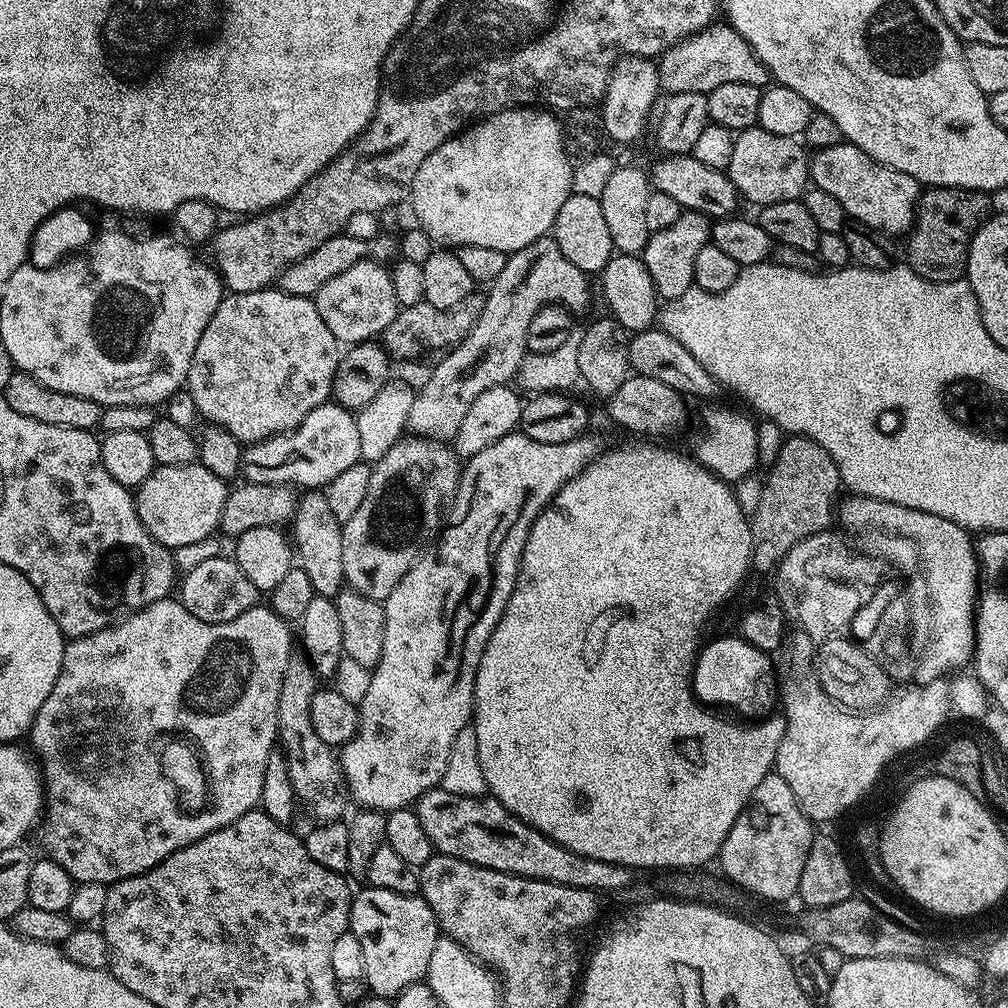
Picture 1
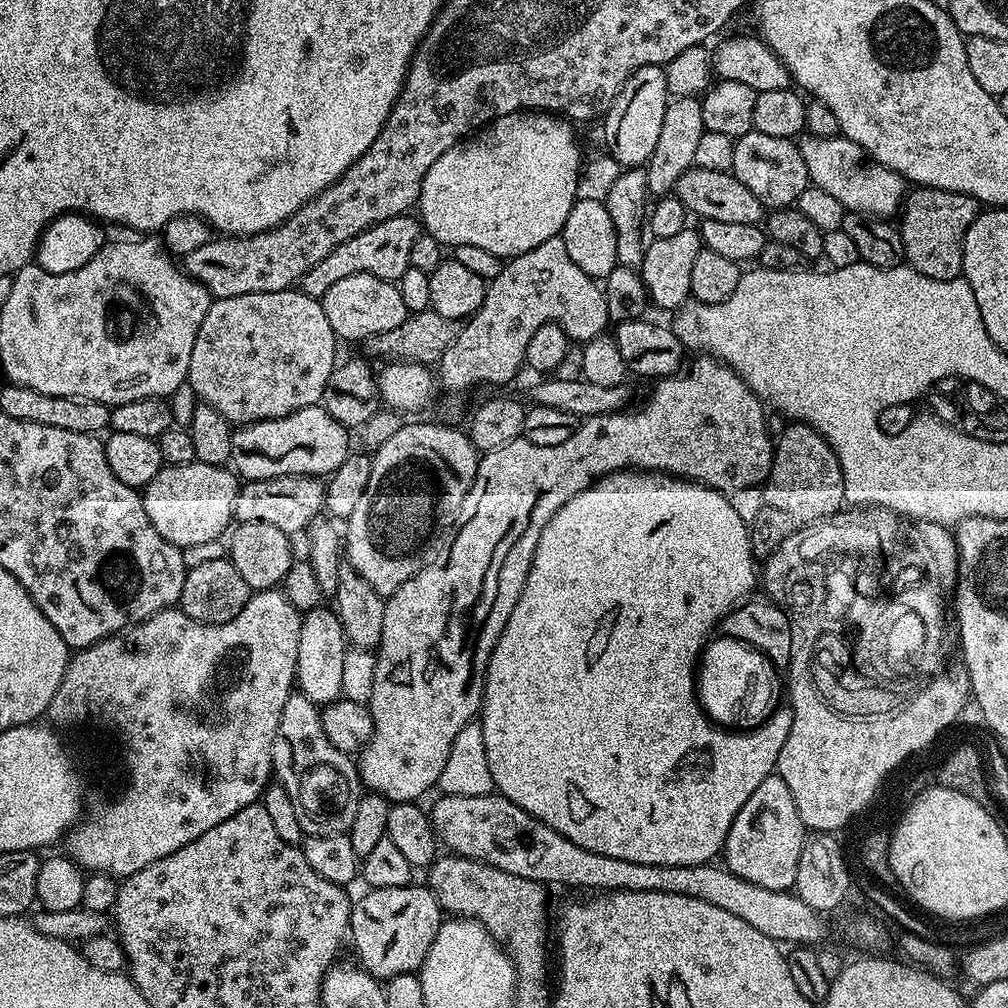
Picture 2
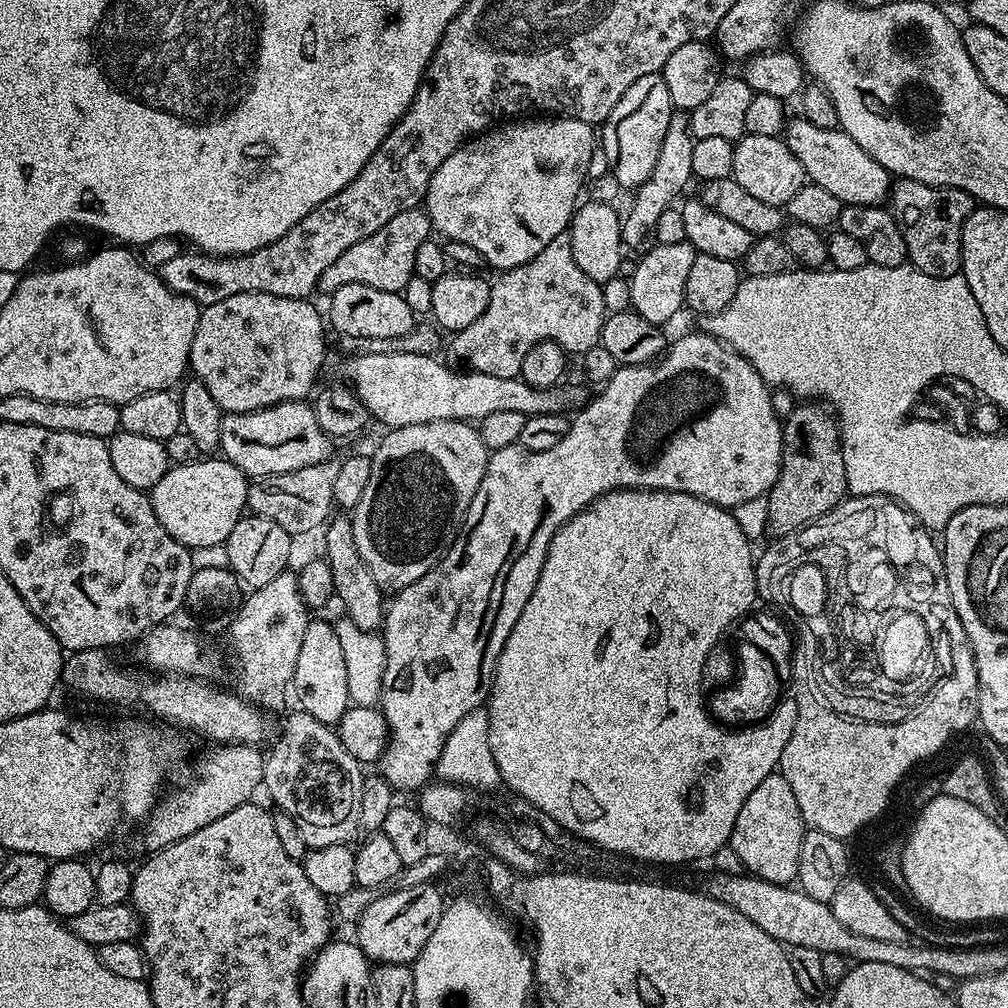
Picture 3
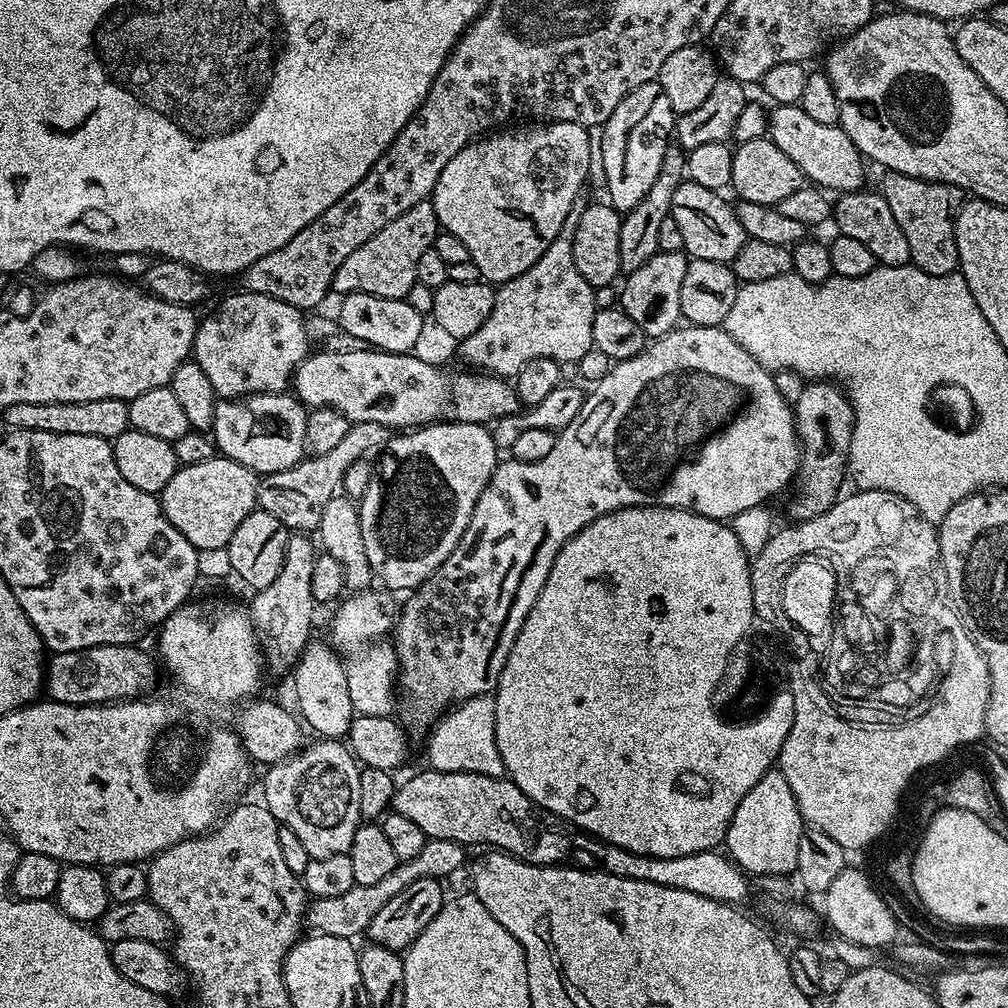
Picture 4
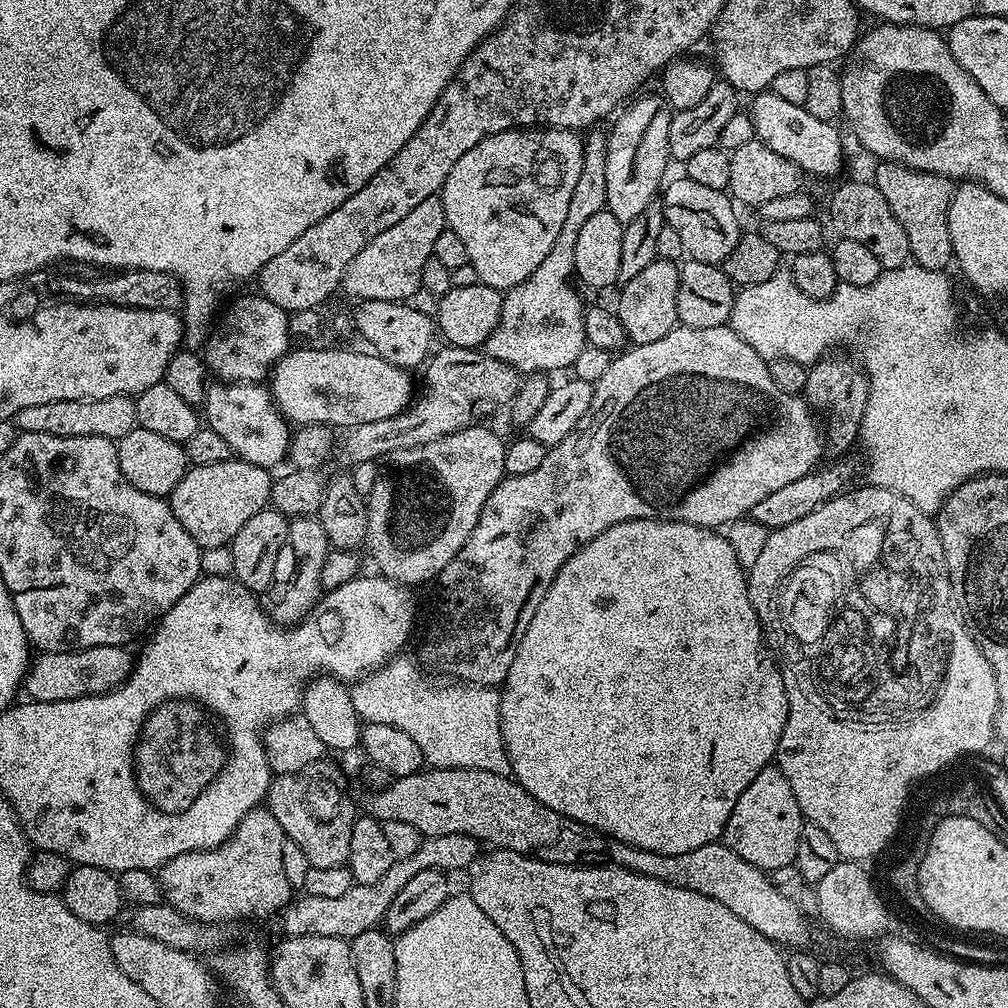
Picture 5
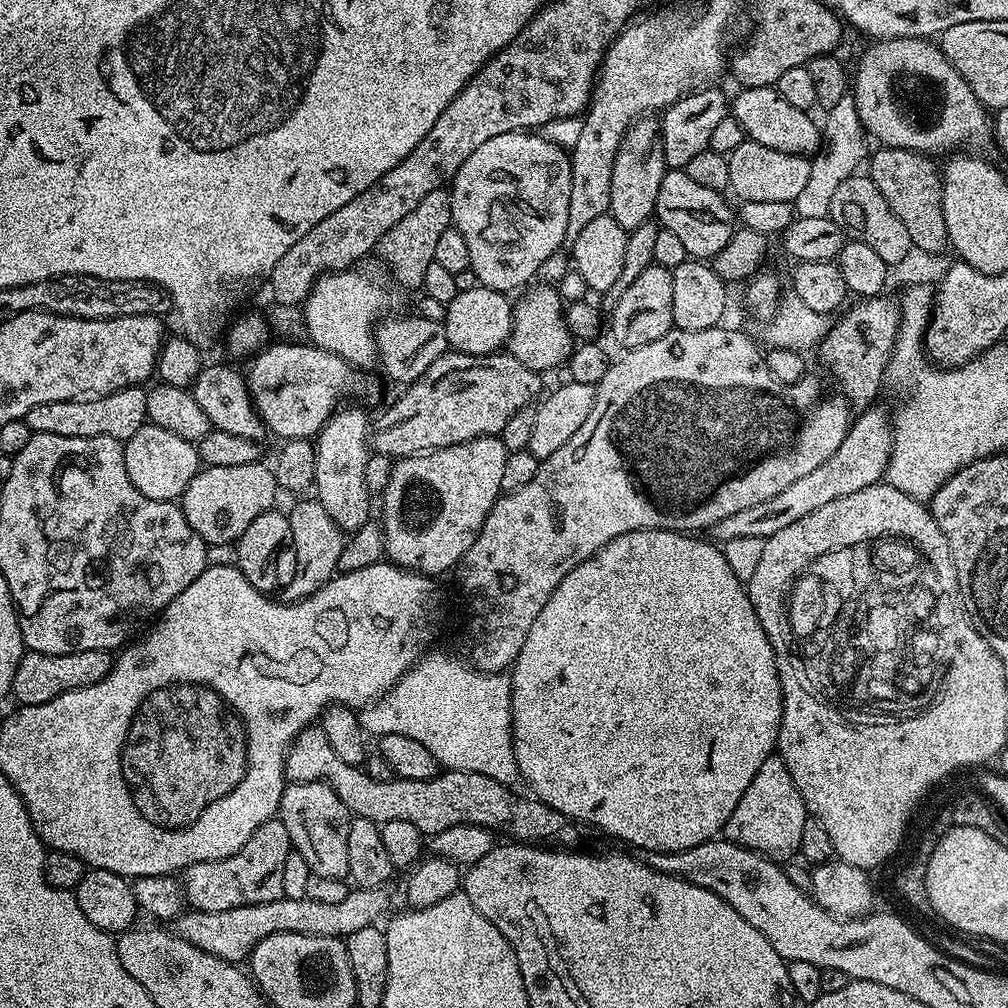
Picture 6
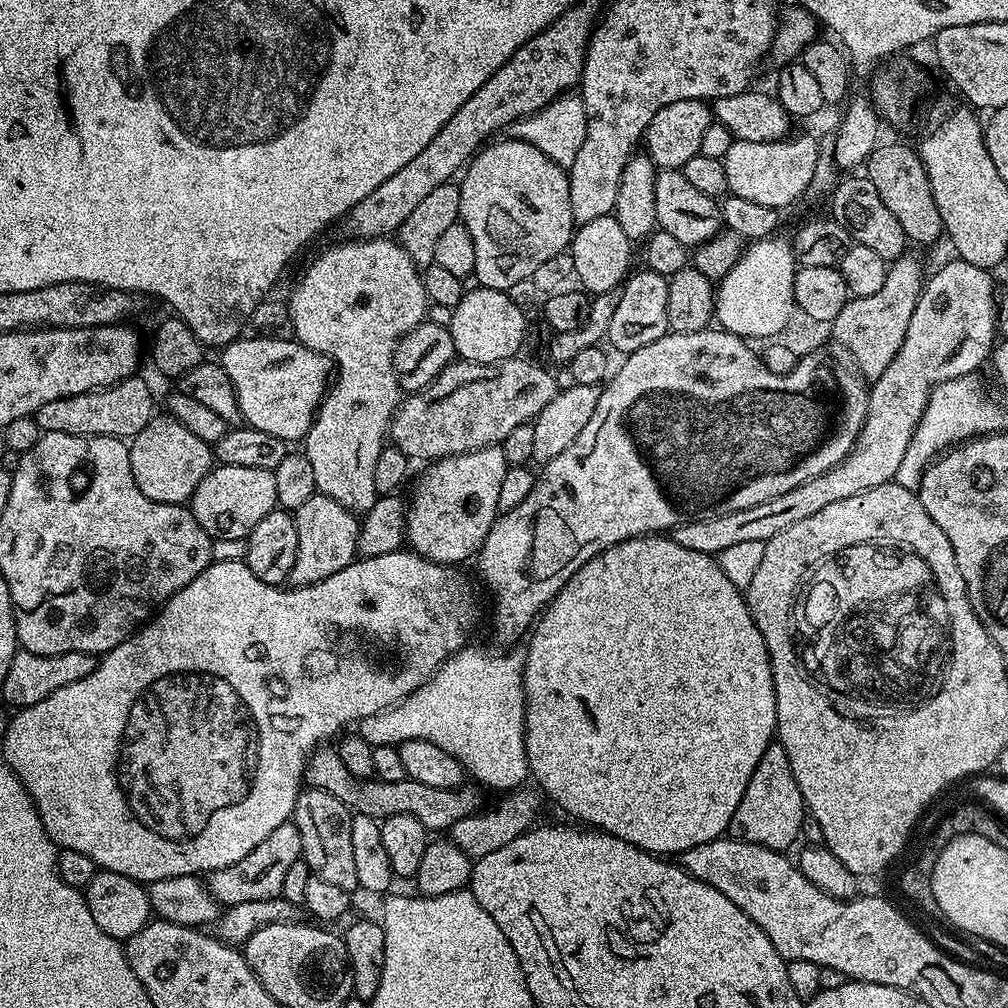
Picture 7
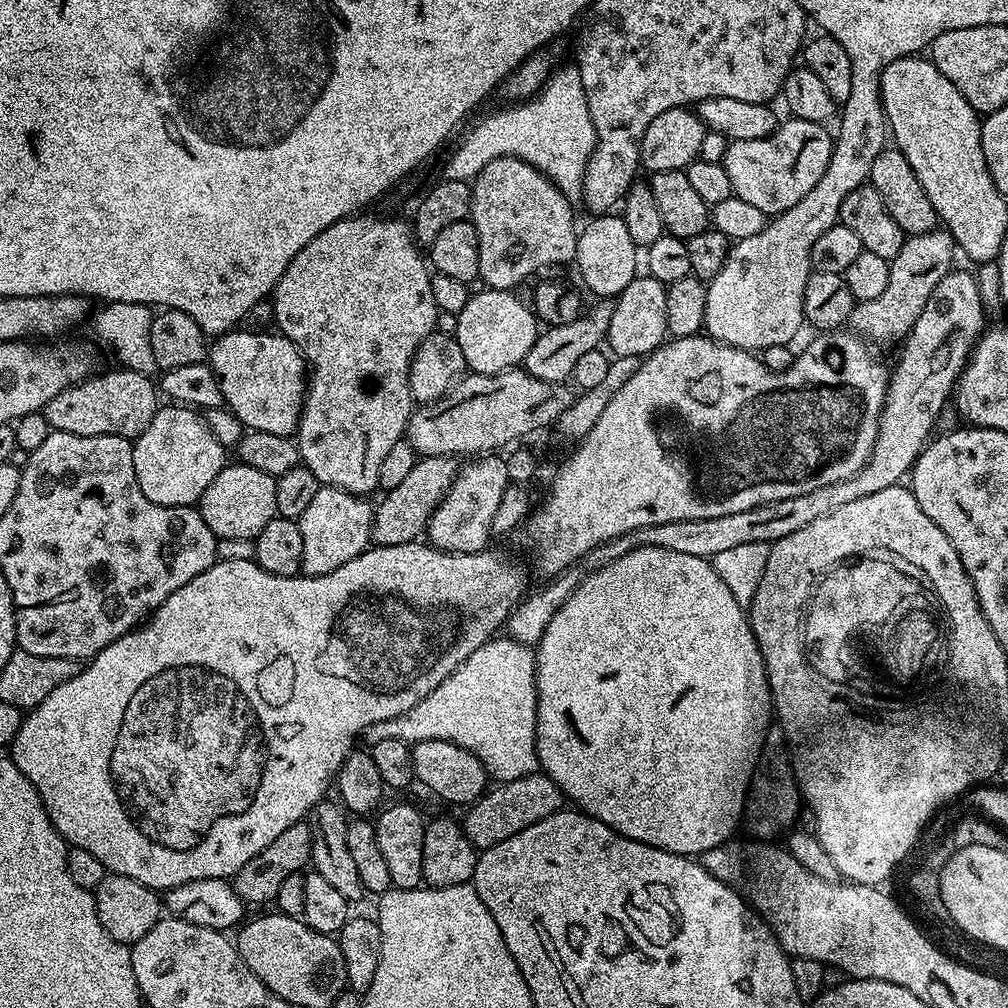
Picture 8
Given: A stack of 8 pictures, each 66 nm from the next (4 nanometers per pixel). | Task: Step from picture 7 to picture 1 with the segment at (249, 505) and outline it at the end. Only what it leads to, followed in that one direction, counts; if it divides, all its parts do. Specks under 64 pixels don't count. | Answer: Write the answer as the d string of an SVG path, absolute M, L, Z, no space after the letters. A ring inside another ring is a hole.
M198 462L182 466L159 465L135 489L134 499L142 526L162 547L174 550L190 542L202 542L219 529L222 508L226 506L229 485L218 474L210 474Z

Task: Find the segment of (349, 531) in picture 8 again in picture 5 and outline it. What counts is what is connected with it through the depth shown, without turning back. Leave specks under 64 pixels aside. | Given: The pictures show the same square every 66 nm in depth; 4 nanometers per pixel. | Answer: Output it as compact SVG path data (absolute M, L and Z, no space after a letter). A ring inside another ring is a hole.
M298 516L289 523L287 547L290 552L292 548L292 556L297 560L296 569L293 570L292 577L285 584L273 583L262 600L264 611L277 626L299 624L311 612L322 595L320 586L322 566L325 565L330 551L326 530L322 530L319 519L312 516Z

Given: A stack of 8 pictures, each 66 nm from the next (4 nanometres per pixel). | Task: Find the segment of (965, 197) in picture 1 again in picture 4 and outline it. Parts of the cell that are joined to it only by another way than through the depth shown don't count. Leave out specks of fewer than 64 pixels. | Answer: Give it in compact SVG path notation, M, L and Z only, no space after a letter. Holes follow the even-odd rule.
M885 171L883 175L878 190L882 198L886 198L902 234L906 234L911 263L926 274L945 276L957 271L960 259L956 245L956 214L962 203L960 189L952 184L919 180L897 172Z

